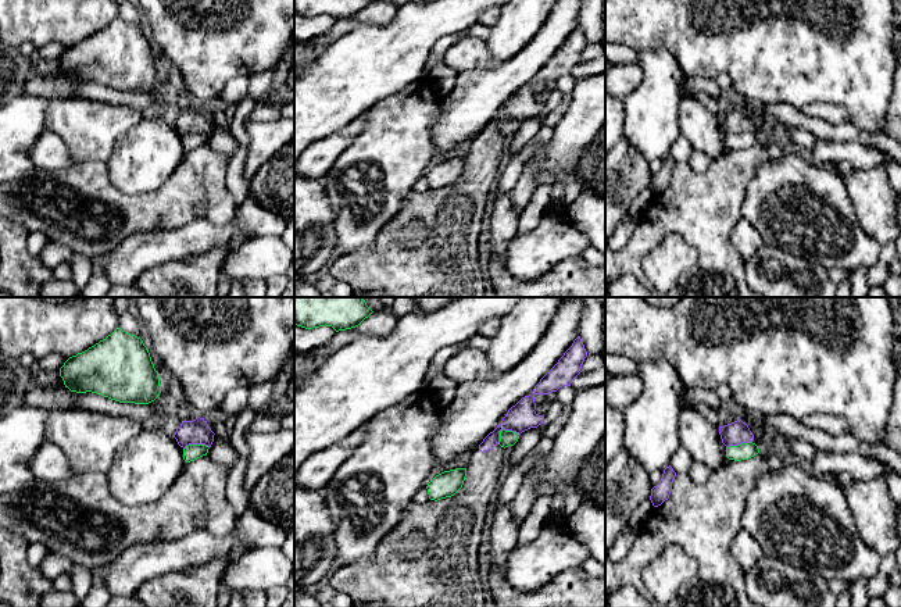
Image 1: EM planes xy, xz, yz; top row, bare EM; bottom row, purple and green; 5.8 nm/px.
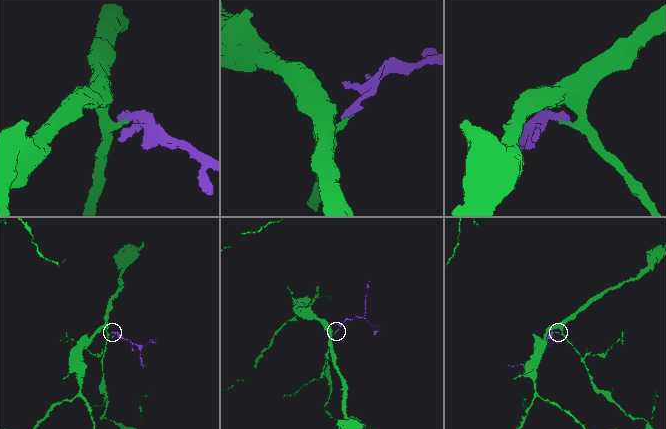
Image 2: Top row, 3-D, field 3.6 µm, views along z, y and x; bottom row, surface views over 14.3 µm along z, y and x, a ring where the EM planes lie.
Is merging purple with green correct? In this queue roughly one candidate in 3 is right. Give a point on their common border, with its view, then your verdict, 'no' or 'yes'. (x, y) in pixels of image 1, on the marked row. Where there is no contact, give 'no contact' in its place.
xz (504, 428) | no

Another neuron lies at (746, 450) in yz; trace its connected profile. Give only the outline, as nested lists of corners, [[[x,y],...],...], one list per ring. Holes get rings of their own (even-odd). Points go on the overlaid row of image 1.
[[[752,442],[726,447],[726,457],[734,461],[748,460],[757,456],[758,453],[759,453],[759,449]]]

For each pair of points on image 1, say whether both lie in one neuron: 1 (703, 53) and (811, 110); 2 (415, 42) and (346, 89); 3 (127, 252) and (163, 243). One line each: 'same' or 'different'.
1: different
2: same
3: same

